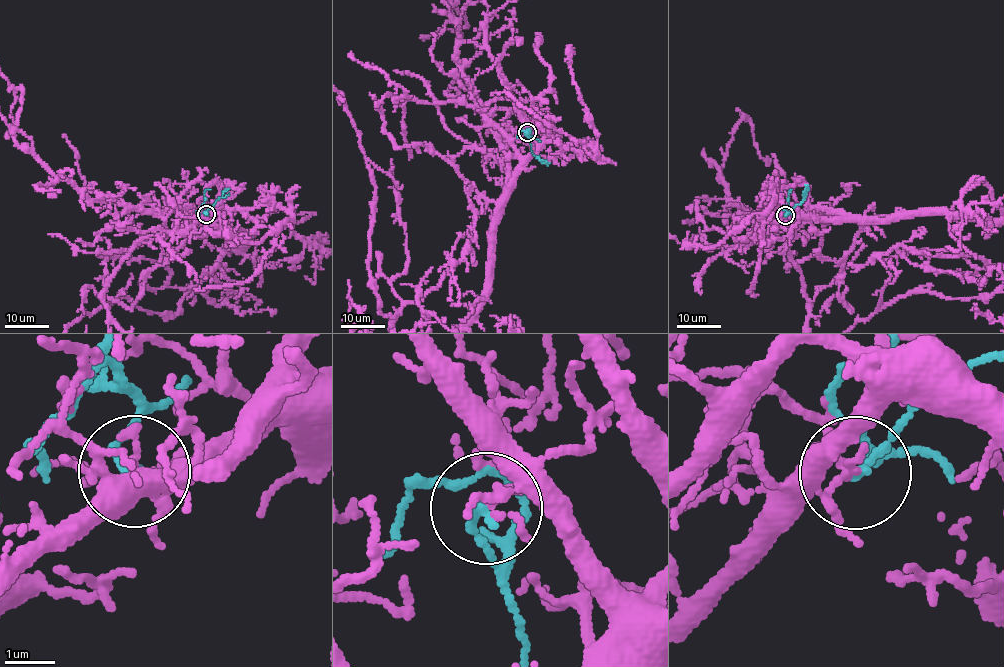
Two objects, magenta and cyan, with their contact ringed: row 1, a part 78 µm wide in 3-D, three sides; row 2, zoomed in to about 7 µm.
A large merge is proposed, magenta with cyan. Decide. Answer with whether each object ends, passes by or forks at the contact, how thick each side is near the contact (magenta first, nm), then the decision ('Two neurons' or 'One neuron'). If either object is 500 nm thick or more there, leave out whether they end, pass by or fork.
At the ring magenta passes by. At the ring cyan ends. Thickness 140 nm (magenta) against 160 nm. Two neurons

